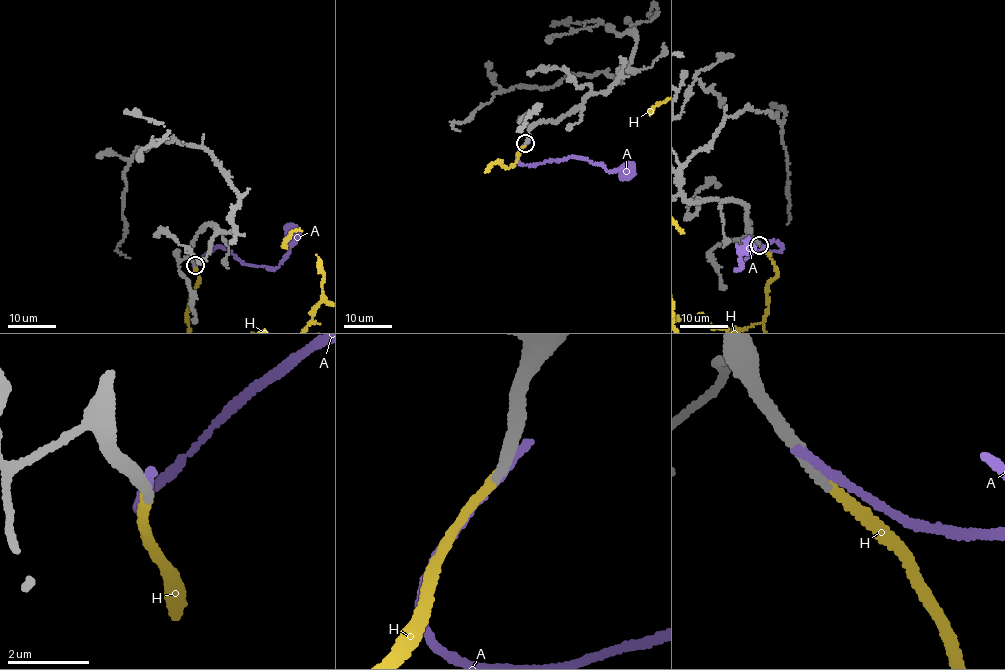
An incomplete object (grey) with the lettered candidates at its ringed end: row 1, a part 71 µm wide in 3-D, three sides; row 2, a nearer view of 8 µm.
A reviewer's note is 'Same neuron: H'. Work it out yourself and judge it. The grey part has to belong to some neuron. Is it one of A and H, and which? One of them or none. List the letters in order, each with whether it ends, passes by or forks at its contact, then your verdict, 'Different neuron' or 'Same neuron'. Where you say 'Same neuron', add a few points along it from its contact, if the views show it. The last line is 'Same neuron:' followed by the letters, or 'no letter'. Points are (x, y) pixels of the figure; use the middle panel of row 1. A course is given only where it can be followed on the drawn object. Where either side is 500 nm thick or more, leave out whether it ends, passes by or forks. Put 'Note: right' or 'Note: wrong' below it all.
A: It ends there. Different neuron
H: It ends there. Same neuron
Same neuron: H
Note: right

